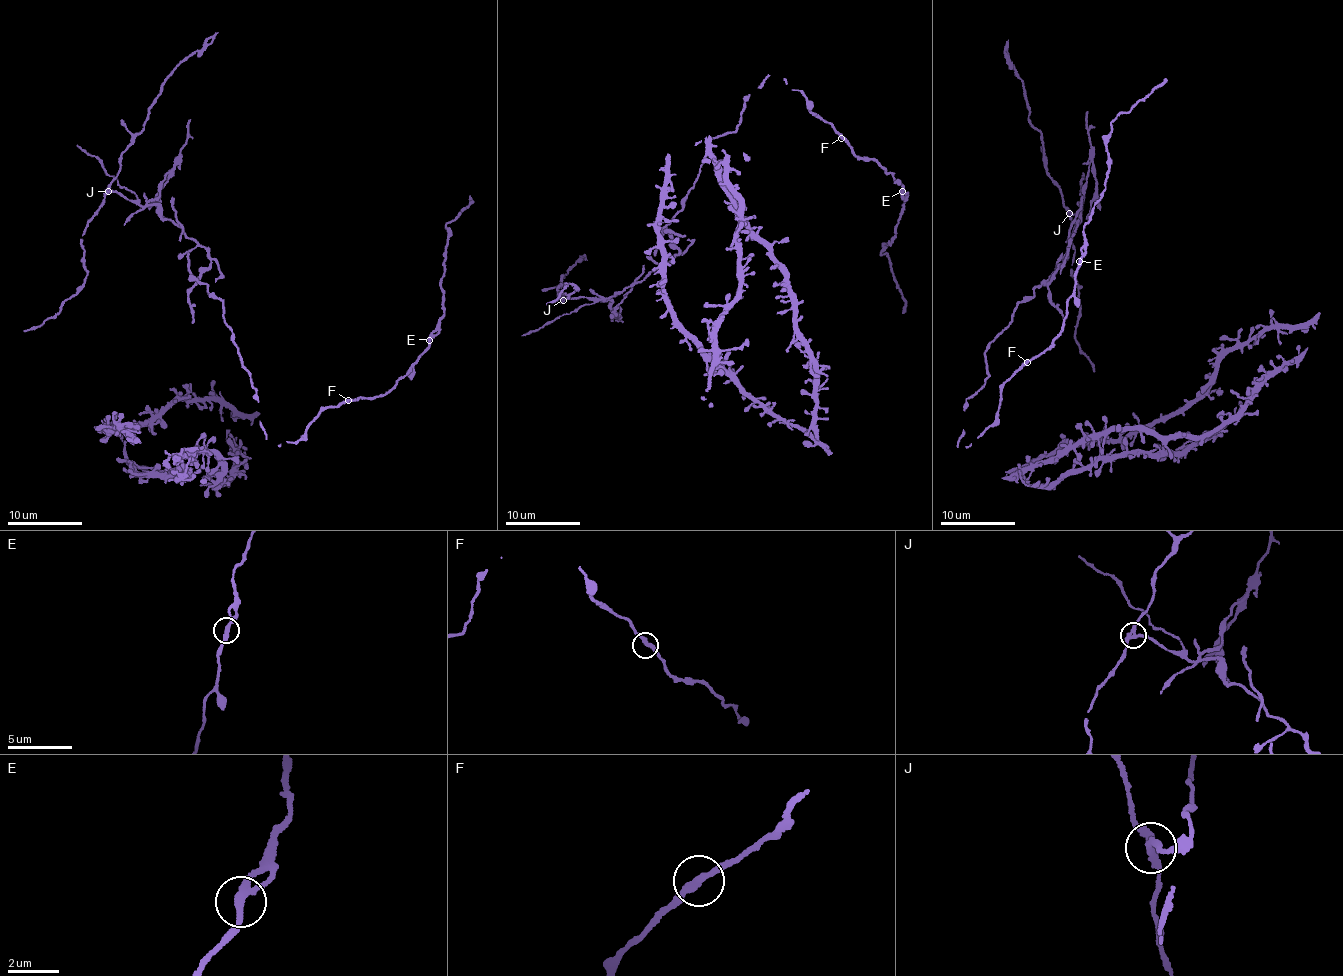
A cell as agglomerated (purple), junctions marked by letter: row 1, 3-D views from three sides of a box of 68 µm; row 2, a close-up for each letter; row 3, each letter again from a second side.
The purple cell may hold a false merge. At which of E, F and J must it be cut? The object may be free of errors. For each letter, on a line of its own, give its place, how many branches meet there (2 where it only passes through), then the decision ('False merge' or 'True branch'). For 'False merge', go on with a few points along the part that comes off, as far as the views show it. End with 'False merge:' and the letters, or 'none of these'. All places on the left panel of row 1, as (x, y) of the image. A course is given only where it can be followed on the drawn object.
E: Place: (429, 340). Branches: 3. True branch
F: Place: (348, 400). Branches: 2. True branch
J: Place: (108, 191). Branches: 3. False merge. Course of the part to remove: (109, 190), (143, 206), (154, 204), (162, 217), (208, 253), (210, 265), (187, 300), (194, 323)
False merge: J

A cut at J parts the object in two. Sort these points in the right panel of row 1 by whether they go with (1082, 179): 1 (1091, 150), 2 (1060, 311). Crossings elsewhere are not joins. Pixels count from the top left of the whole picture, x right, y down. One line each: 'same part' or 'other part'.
1: same part
2: same part

